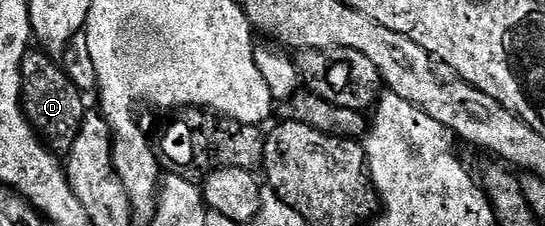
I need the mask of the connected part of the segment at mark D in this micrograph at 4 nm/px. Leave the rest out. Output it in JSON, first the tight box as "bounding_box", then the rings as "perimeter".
{"bounding_box":[20,49,85,156],"perimeter":[[[29,49],[20,65],[20,104],[32,129],[40,135],[48,149],[64,156],[74,144],[84,119],[85,95],[66,76],[63,65],[55,57],[37,50]]]}

